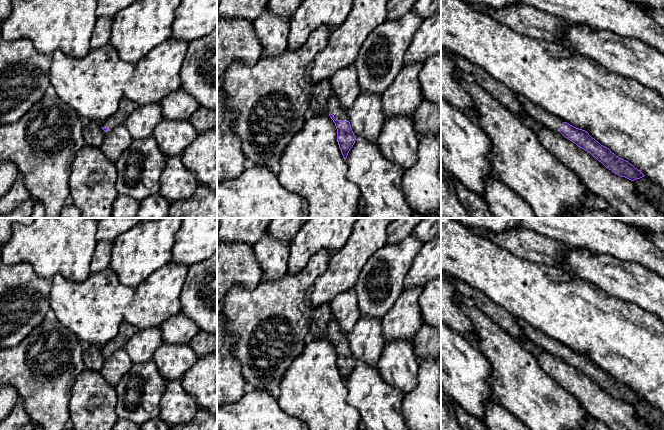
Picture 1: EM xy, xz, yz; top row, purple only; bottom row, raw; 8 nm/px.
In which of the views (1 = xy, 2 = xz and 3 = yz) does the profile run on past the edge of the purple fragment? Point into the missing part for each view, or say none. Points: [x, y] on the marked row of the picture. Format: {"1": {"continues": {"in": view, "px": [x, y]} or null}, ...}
{"1": {"continues": {"in": "xy", "px": [126, 107]}}, "2": {"continues": {"in": "xz", "px": [334, 107]}}, "3": {"continues": {"in": "yz", "px": [539, 114]}}}

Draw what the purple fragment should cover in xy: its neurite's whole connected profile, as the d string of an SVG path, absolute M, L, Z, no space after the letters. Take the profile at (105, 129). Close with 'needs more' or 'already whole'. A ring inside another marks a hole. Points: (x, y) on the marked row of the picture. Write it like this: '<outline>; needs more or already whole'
M124 97L120 101L117 111L101 123L102 129L108 132L116 126L124 124L137 107L136 103Z; needs more

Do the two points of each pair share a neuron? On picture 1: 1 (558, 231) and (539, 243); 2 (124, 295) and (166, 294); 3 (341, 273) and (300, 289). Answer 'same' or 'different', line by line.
1: different
2: different
3: different

